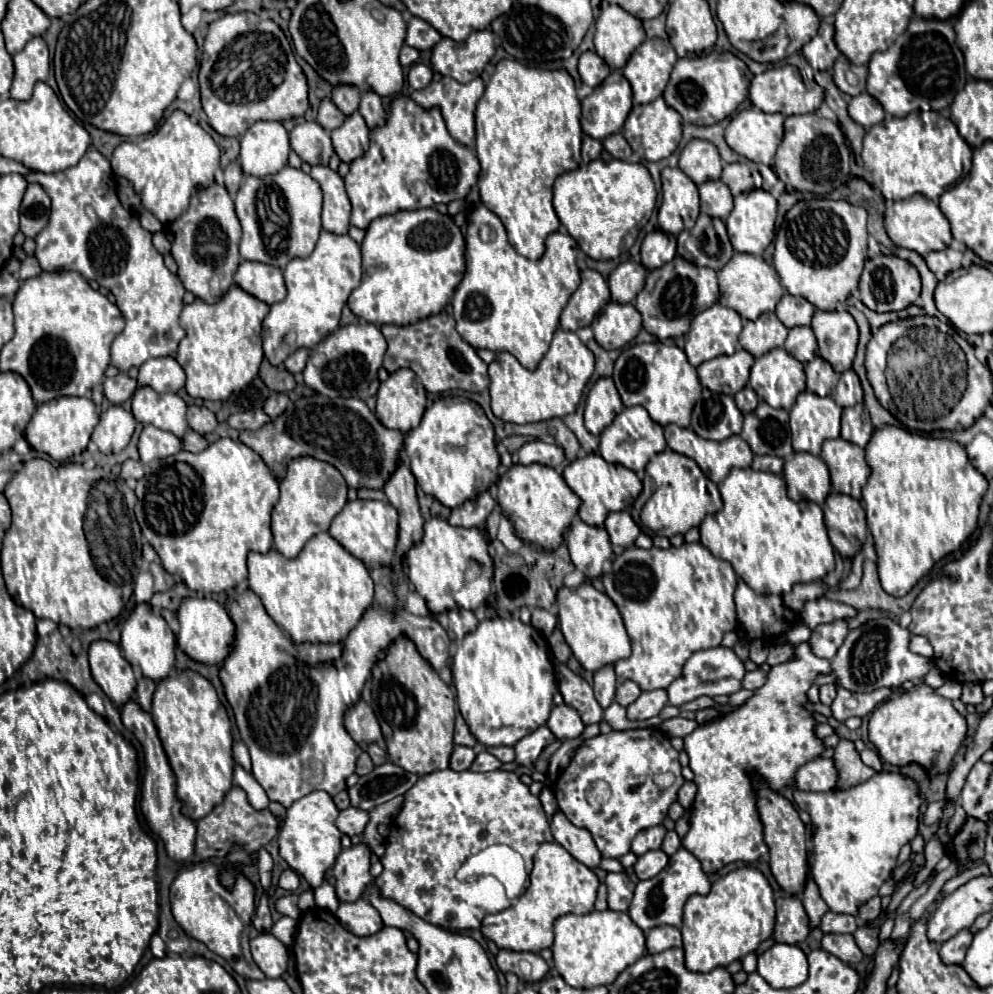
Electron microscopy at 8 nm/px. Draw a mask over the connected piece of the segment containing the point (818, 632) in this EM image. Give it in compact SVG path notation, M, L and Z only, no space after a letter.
M835 621L835 623L825 623L813 629L813 635L809 637L809 647L811 651L821 657L821 659L833 659L837 653L839 645L847 637L847 623L845 621Z

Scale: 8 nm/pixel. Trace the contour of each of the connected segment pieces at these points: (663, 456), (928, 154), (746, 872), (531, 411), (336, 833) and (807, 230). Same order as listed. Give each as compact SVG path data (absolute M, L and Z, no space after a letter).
M665 449L649 461L643 479L643 493L637 497L631 515L635 517L635 521L639 521L641 531L645 531L647 535L673 537L677 533L687 533L689 529L699 527L705 515L717 513L721 507L723 501L717 485L713 501L709 491L709 479L703 475L699 465L695 465L695 461L691 461L689 457L683 457L681 453Z
M915 111L915 113L907 115L905 119L891 117L879 125L873 125L865 133L863 153L861 153L865 167L873 175L873 187L877 187L881 193L885 193L887 197L891 197L895 201L909 199L917 193L937 201L941 197L941 193L963 175L963 161L967 161L967 155L971 157L971 147L961 139L959 131L955 129L955 123L933 111Z
M743 867L737 871L731 871L713 883L709 895L691 895L689 901L685 903L683 927L681 927L685 967L689 971L707 973L715 967L729 965L729 963L745 957L747 953L755 953L757 947L773 935L773 927L775 927L775 899L773 899L773 889L771 889L769 881L763 877L761 871L757 871L753 867Z
M557 329L549 351L535 371L527 371L511 353L497 353L495 361L489 365L489 391L491 391L491 411L495 417L509 423L537 423L553 417L565 417L575 411L587 381L595 369L593 353L581 343L581 339L571 333Z
M313 791L297 799L289 809L285 823L279 831L279 855L301 875L311 887L319 887L325 879L325 871L333 867L337 855L341 853L341 831L335 827L339 809L333 799L323 791Z
M799 201L783 219L775 237L775 269L783 287L805 297L817 309L833 311L857 287L867 257L867 211L847 201Z

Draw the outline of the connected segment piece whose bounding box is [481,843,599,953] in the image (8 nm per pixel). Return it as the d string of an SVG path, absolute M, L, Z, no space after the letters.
M543 843L535 855L529 889L505 911L487 915L481 925L481 933L491 939L499 949L539 953L553 945L553 923L557 917L575 913L585 915L593 911L599 879L593 869L575 861L559 843Z

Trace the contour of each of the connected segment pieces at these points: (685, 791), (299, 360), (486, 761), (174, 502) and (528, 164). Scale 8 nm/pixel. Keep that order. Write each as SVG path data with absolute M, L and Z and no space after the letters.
M685 781L683 787L679 789L679 799L677 799L677 801L679 801L685 809L689 809L691 803L693 803L693 799L695 799L695 793L697 793L695 783L693 783L693 781Z
M297 349L297 351L295 351L293 355L289 355L289 357L287 357L287 361L285 361L287 371L289 371L289 373L293 373L293 375L301 373L301 371L305 369L307 357L309 357L309 351L307 351L307 349Z
M481 751L477 757L475 757L475 761L473 761L473 765L469 767L471 771L495 771L495 769L499 769L501 767L501 761L497 759L497 757L493 757L491 753L487 753L487 751Z
M219 439L201 453L179 451L159 469L139 479L135 487L135 517L145 539L157 551L163 567L171 575L179 575L183 583L197 593L223 593L235 589L247 579L247 553L267 553L273 547L269 515L279 501L279 483L263 463L263 459L233 439Z
M503 59L495 73L491 75L483 97L477 101L475 125L477 125L477 159L481 171L477 177L477 187L483 205L493 211L505 225L509 243L527 259L541 259L545 253L547 235L559 229L559 219L551 205L553 181L571 169L579 167L581 159L581 103L575 93L575 83L571 75L563 69L543 71L535 67L521 65L513 59Z

